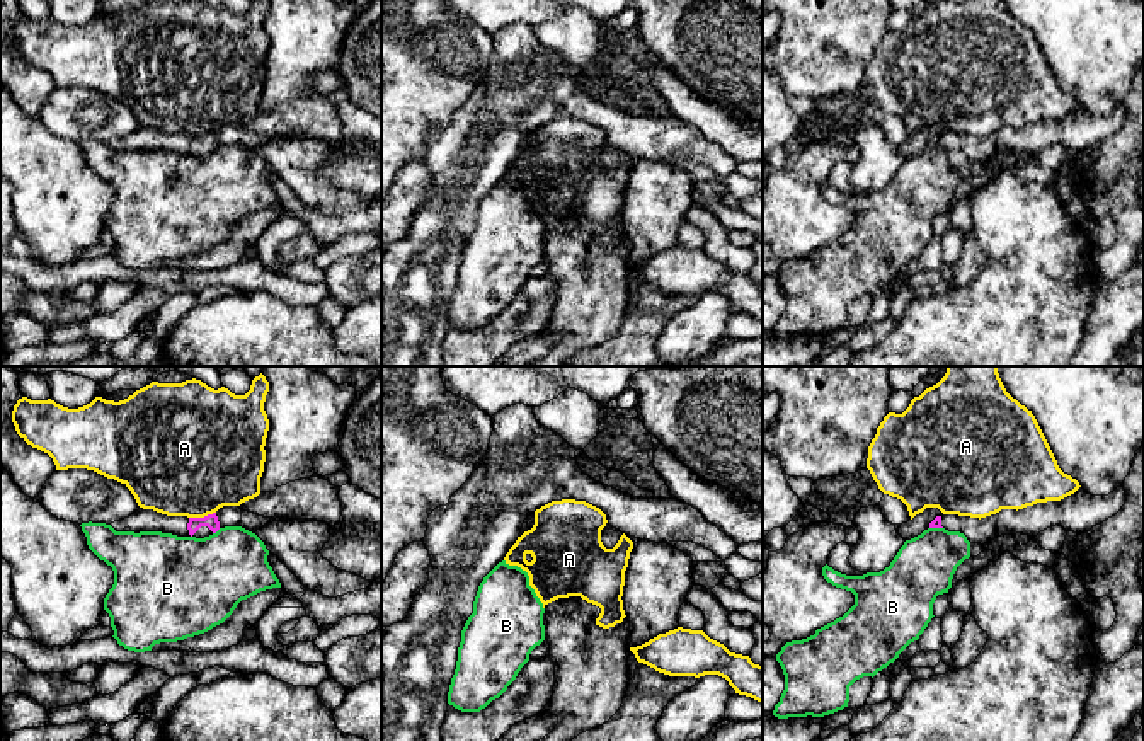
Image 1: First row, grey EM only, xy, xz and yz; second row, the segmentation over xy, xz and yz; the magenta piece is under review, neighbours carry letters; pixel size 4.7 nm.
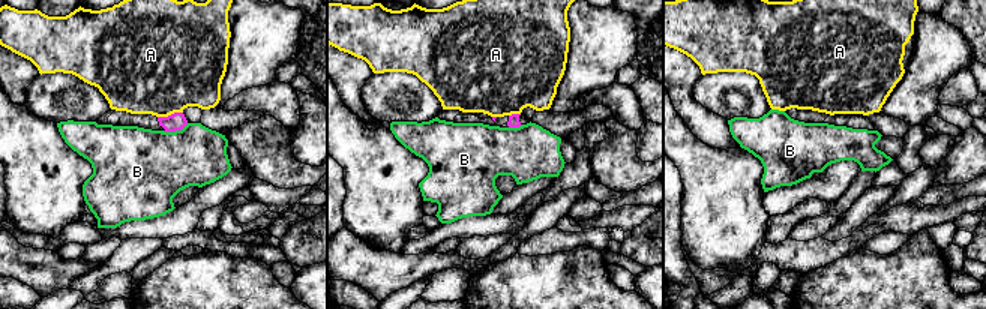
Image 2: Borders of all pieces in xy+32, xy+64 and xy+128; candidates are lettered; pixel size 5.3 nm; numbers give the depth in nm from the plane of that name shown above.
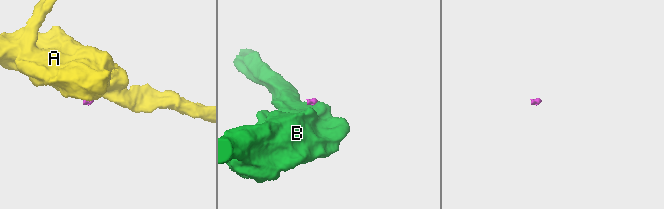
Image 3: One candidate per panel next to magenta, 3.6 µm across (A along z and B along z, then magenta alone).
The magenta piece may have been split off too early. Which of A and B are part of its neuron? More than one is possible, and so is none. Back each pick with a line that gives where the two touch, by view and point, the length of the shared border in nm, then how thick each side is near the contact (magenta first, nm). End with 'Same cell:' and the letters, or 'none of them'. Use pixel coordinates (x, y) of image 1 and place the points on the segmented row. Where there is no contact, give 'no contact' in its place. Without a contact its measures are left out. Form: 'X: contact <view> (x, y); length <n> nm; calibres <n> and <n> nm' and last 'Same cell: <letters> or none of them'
Same cell: none of them

